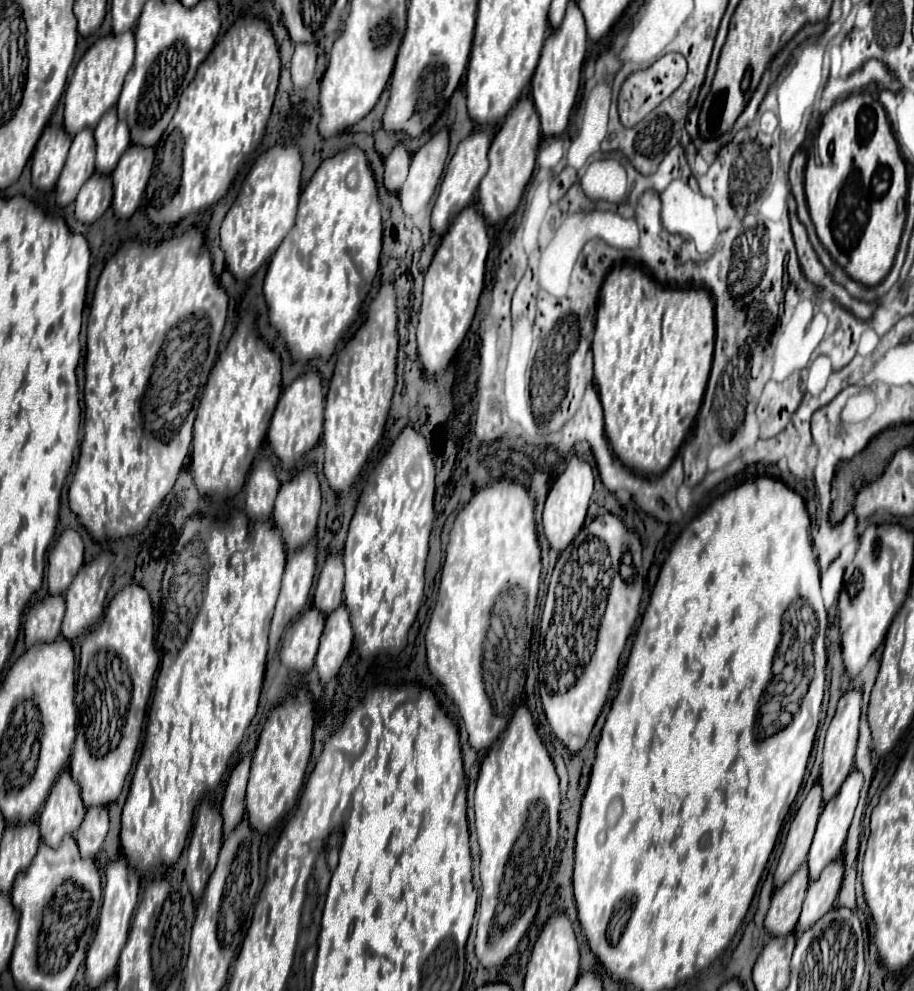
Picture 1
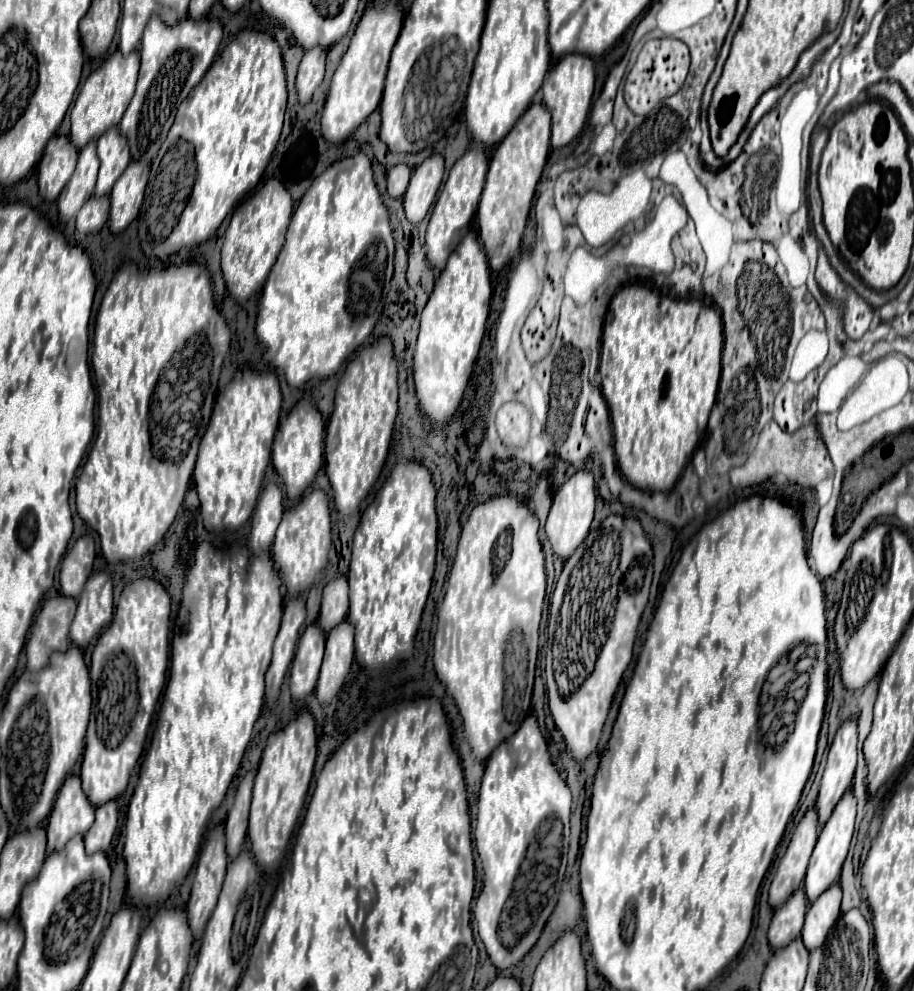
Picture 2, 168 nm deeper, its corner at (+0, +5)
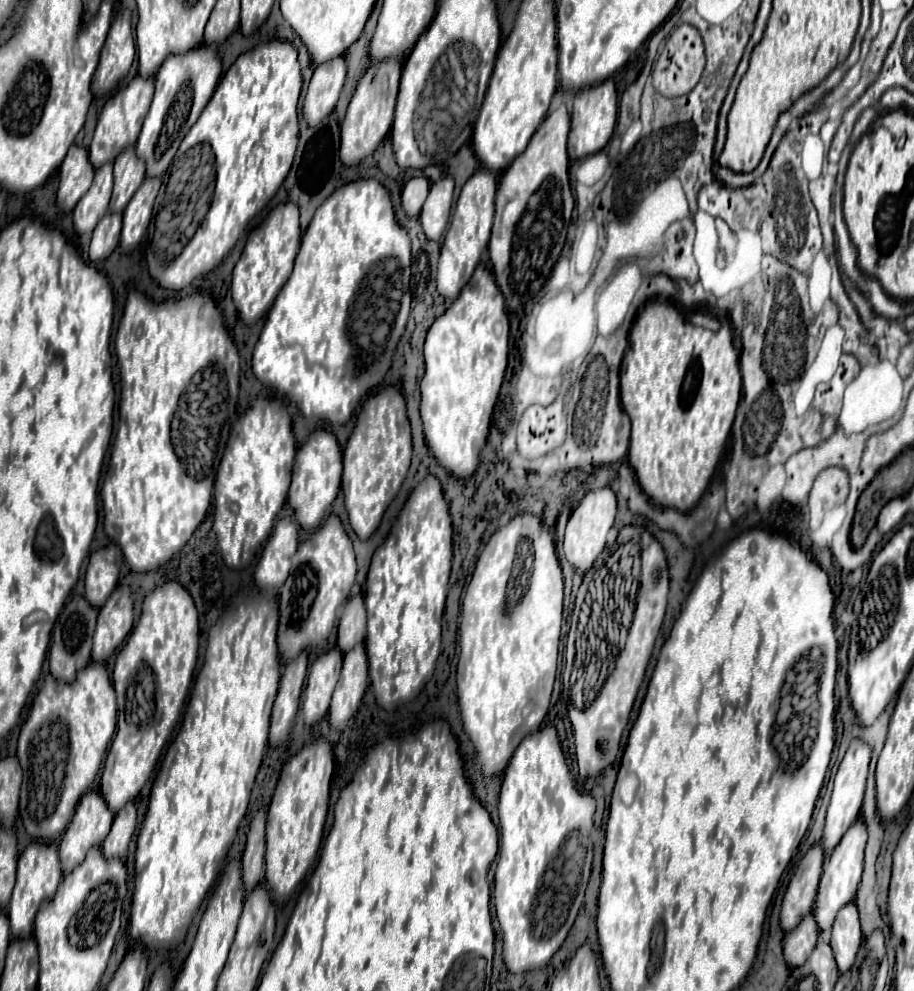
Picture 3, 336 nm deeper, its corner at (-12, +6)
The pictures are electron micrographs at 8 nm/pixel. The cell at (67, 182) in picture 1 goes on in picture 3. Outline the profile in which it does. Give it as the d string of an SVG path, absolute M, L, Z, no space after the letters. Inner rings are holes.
M113 163L101 165L95 169L95 177L91 183L91 189L79 199L79 205L73 209L73 225L75 233L91 233L97 225L97 221L107 213L109 197L113 189Z

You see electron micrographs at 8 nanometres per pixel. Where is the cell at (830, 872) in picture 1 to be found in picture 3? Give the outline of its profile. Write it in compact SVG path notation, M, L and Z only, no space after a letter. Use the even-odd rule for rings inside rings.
M851 901L851 905L845 905L839 911L839 917L835 917L835 925L831 927L831 951L835 953L837 967L841 971L847 971L857 955L857 949L861 945L861 925L857 917L857 907Z

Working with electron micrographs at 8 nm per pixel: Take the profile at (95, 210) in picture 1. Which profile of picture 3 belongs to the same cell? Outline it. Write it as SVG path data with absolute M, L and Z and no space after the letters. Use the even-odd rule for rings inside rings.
M107 213L103 221L93 231L91 239L91 249L89 249L89 259L99 261L105 259L117 245L121 233L121 215L119 213Z

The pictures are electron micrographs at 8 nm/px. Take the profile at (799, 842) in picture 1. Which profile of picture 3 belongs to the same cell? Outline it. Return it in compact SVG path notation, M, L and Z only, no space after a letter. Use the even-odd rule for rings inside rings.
M815 843L801 859L795 875L791 877L781 905L781 927L791 931L811 909L817 895L817 885L821 879L823 865L823 845Z

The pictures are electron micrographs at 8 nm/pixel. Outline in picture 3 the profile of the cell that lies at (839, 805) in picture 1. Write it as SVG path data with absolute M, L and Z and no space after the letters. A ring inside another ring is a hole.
M859 817L859 821L855 821L855 825L851 825L851 829L847 829L847 833L843 835L843 841L839 841L839 845L825 857L823 875L821 875L821 883L819 883L819 891L817 891L817 899L815 899L815 909L813 909L813 915L815 915L819 929L829 931L837 911L845 903L855 899L857 885L861 881L861 871L863 871L865 843L867 843L867 825Z

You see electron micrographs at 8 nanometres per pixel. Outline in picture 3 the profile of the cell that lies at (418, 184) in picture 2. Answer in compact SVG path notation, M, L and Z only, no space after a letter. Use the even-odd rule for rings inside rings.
M447 175L441 181L433 183L427 195L427 201L423 203L423 209L419 213L419 223L425 231L425 235L433 241L439 239L439 235L445 231L449 223L449 213L453 205L453 179Z

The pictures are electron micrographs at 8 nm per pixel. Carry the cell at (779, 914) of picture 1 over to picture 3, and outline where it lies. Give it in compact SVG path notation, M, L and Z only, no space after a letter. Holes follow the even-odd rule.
M813 913L803 917L803 921L791 933L785 935L783 955L785 955L785 961L791 969L805 963L805 959L809 957L809 953L815 947L817 935L819 935L819 927L815 925L815 915Z

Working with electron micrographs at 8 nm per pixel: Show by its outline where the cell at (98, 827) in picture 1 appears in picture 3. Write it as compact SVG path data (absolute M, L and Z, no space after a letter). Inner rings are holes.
M129 801L117 815L111 827L111 833L107 835L107 841L103 841L101 851L107 859L111 857L125 857L127 855L127 845L131 841L131 835L137 825L137 809Z

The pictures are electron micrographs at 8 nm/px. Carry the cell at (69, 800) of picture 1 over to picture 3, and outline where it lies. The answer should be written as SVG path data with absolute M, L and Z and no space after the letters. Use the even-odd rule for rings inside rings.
M97 791L85 793L59 845L59 857L65 873L77 867L91 847L103 843L111 829L111 823L113 813L109 811L103 797Z

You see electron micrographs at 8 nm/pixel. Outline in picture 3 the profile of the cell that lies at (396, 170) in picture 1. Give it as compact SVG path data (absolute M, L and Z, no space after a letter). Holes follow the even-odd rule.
M425 177L409 179L401 191L401 203L403 203L405 213L411 217L417 217L425 203L427 193L429 193L429 181Z

